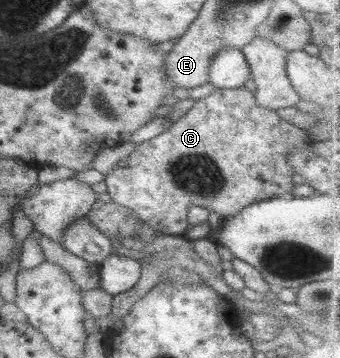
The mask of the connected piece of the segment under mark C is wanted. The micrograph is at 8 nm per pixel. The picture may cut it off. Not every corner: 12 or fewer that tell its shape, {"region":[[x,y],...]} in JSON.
{"region":[[217,88],[102,181],[179,236],[291,193],[305,131]]}

